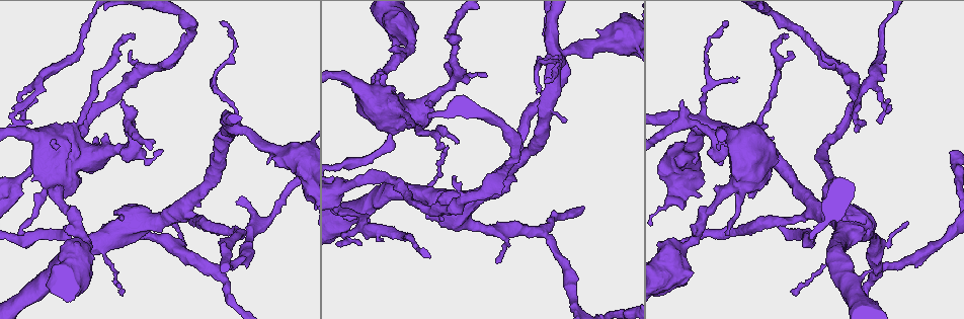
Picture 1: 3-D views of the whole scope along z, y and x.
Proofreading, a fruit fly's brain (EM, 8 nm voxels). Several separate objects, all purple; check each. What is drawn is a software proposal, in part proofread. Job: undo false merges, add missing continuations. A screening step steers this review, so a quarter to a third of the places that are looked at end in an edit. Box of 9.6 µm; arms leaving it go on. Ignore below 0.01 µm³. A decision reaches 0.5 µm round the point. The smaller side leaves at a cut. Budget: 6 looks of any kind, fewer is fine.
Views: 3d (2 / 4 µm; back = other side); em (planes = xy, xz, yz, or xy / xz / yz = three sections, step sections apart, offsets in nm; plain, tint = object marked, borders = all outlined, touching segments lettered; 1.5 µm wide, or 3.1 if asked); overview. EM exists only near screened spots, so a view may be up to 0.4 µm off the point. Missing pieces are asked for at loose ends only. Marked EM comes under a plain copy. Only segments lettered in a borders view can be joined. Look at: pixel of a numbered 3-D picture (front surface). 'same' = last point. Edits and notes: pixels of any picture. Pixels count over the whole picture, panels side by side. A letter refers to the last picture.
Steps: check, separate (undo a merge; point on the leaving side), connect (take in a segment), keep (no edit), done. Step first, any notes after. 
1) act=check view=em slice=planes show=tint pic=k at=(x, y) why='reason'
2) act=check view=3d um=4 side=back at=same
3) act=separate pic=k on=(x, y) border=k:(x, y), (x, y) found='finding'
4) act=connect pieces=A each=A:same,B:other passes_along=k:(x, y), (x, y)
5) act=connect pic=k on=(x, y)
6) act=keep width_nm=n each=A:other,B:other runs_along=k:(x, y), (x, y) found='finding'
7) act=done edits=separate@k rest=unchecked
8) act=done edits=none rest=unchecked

act=check view=3d um=2 pic=1 at=(736, 78) why='tapers out'

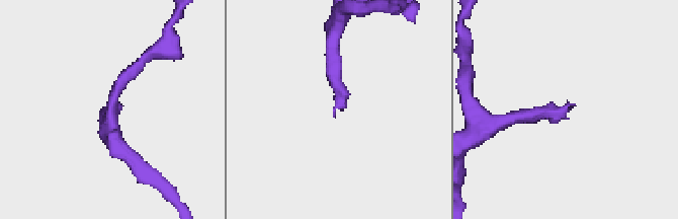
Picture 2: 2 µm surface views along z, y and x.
act=check view=em slice=xz step=8 show=borders pic=2 at=(567, 100) why='shape alone is not enough'

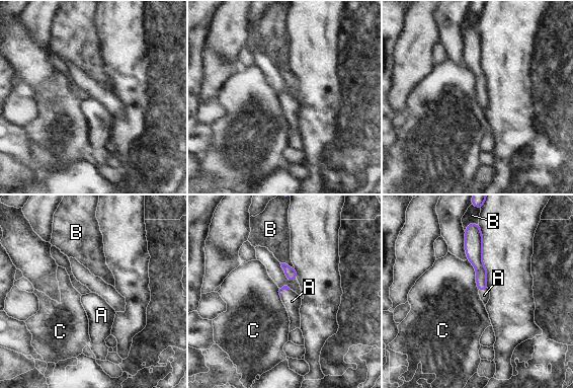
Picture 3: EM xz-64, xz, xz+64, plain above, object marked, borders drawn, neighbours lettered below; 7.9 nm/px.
act=check view=em slice=planes show=borders at=same why='another direction'

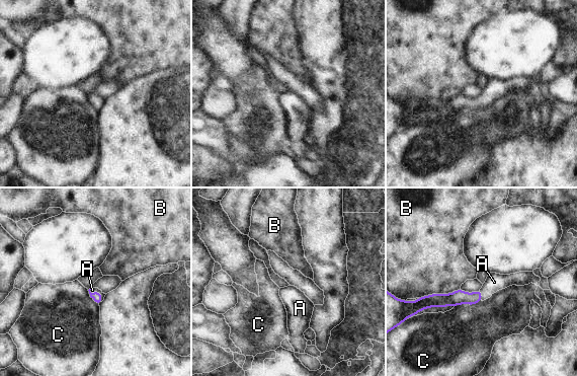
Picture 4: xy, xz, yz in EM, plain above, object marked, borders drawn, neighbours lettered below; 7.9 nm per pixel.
act=connect pieces=A each=A:same,B:other,C:other passes_along=4:(96, 296), (97, 292), (92, 290) found='it goes on there'

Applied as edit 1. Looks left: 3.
act=check view=overview why='redraw'

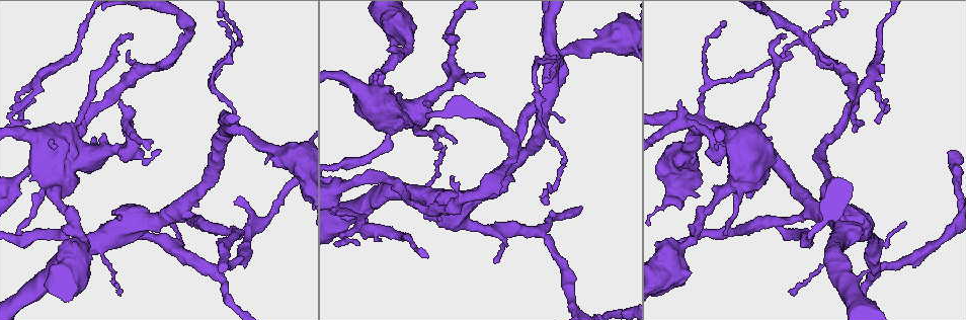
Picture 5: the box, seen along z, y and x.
act=check view=3d um=4 pic=5 at=(483, 75) why='branch stops here'

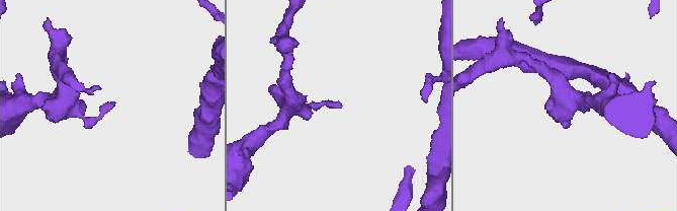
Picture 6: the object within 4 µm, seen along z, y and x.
act=check view=em slice=xy step=8 show=borders pic=6 at=(341, 107) why='need the tissue'

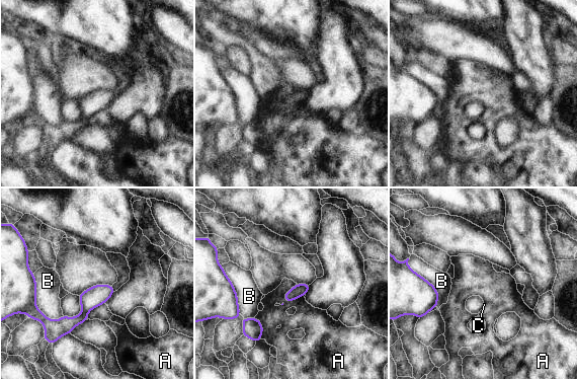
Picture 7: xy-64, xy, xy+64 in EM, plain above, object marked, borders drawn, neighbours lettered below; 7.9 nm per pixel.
act=keep width_nm=110 each=A:other,B:other,C:other runs_along=7:(110, 289), (78, 319), (66, 321) found='none of them fits'

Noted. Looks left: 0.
act=done edits=connect@4 rest=unchecked

